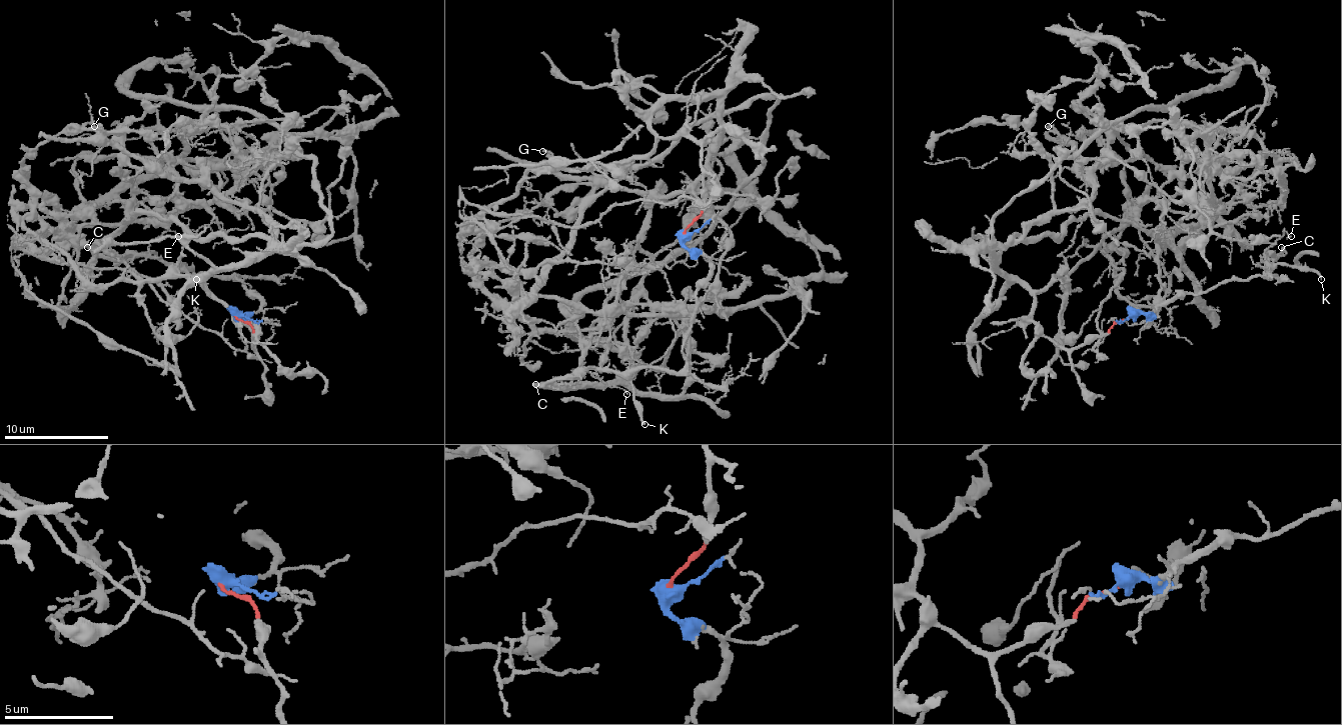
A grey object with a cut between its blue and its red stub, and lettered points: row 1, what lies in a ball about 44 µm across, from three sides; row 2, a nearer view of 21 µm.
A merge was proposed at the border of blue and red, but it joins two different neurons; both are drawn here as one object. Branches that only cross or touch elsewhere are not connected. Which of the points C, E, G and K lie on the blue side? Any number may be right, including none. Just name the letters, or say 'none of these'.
C, E, K

